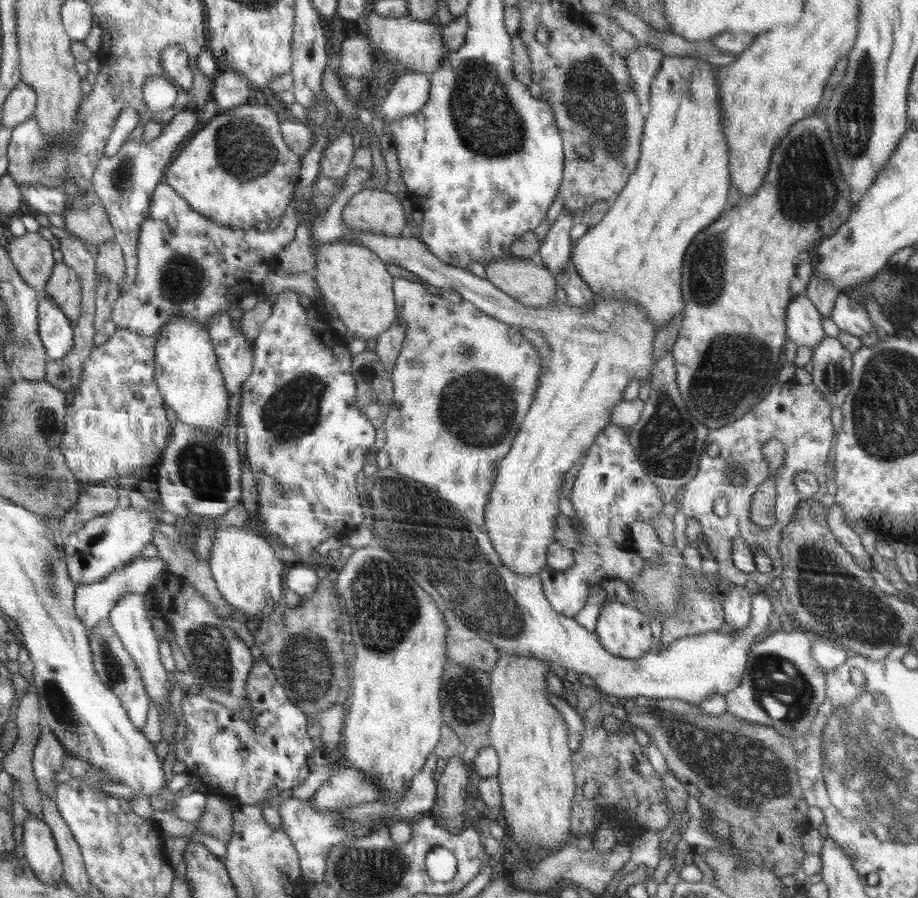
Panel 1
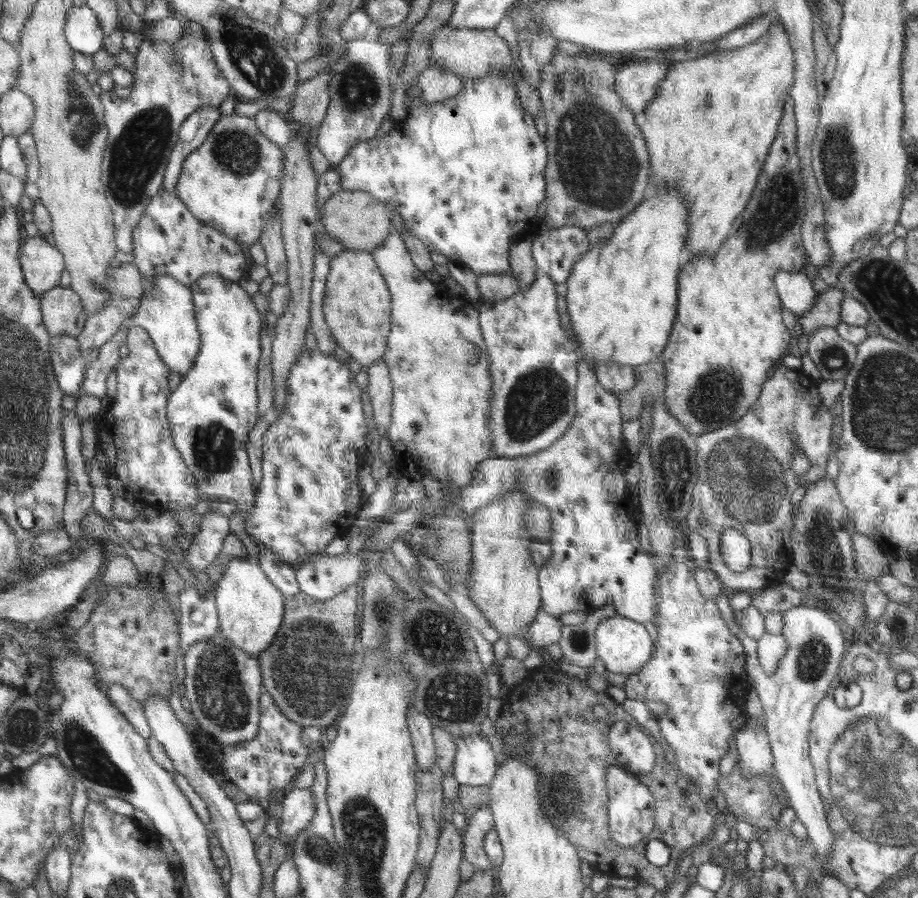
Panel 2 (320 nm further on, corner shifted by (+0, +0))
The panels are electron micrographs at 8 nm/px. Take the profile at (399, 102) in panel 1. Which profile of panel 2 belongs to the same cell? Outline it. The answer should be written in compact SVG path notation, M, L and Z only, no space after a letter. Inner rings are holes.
M431 66L416 77L414 86L422 92L425 103L434 104L455 97L463 89L463 82L459 75Z

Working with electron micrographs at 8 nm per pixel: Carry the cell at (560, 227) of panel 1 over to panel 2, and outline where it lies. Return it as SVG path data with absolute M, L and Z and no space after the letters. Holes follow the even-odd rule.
M540 269L536 271L536 276L535 281L525 291L520 291L502 301L484 299L478 306L480 330L486 352L484 355L488 361L488 370L492 381L490 408L487 414L487 427L491 432L491 451L493 452L493 456L498 458L516 458L538 453L542 449L548 448L569 429L572 419L575 417L575 386L577 383L577 362L579 361L575 351L577 345L569 339L566 330L562 329L562 324L560 323L561 318L560 315L558 315L556 304L559 296L554 288L556 282Z

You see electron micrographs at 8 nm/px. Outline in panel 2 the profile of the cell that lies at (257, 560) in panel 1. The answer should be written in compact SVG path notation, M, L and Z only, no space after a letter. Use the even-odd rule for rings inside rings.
M254 557L232 559L226 565L223 577L215 584L216 591L212 595L215 597L221 633L241 652L260 656L271 645L276 632L279 632L278 628L283 624L282 616L286 613L282 593L263 571L258 570L258 564Z

